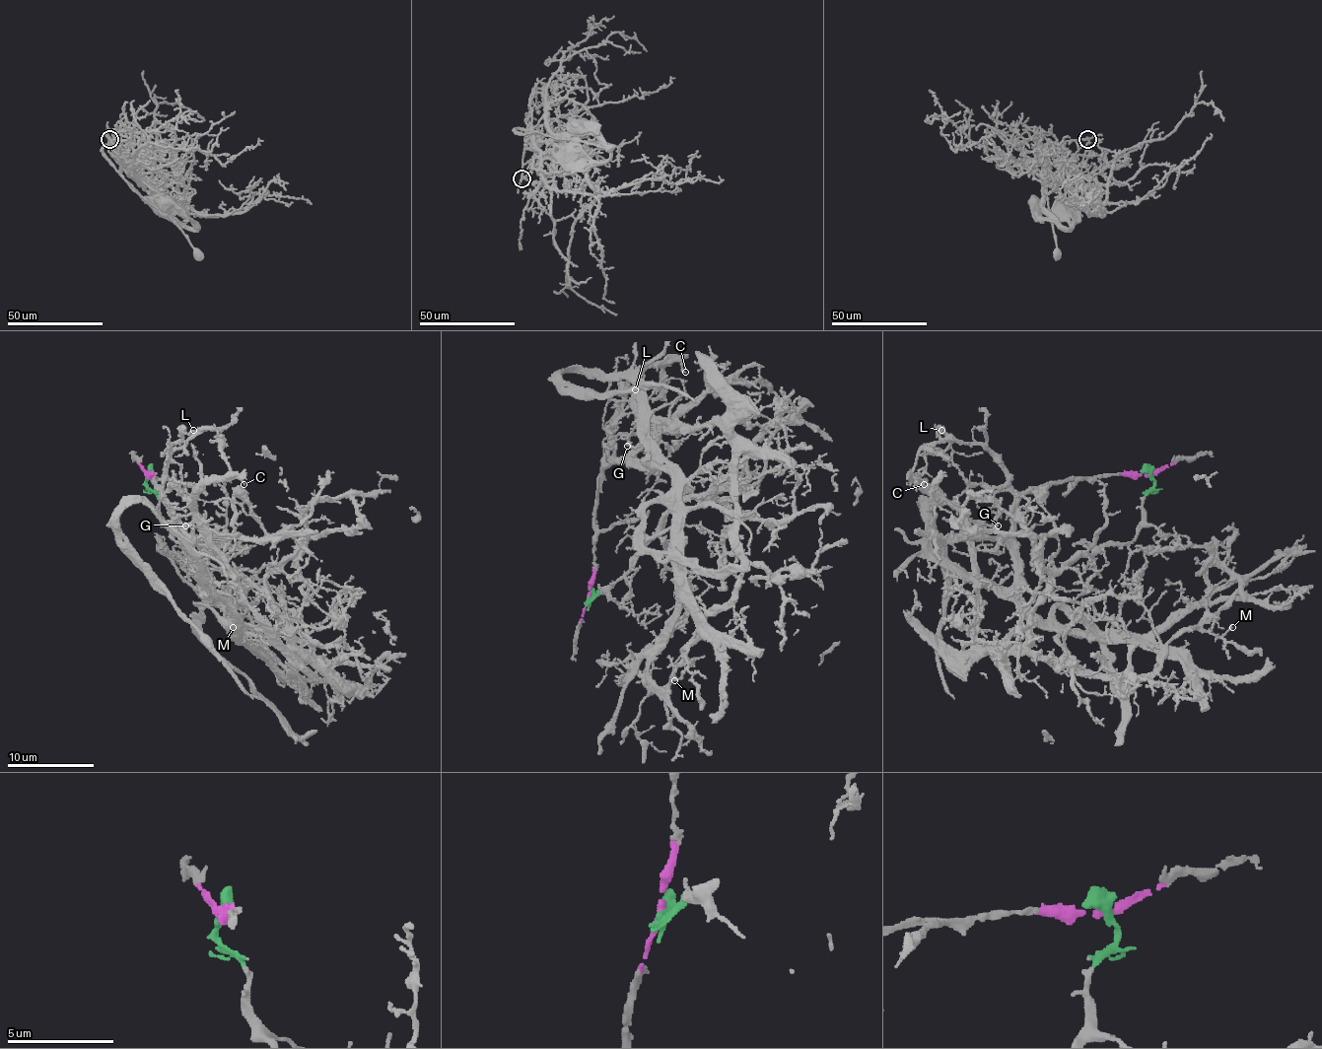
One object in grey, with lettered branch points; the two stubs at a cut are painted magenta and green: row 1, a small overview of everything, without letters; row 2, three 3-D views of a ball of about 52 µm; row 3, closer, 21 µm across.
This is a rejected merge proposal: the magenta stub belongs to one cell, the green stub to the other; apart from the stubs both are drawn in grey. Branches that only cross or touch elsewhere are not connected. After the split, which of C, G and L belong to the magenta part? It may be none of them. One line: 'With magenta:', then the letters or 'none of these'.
With magenta: L

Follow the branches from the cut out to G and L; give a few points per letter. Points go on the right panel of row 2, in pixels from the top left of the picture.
G: (1149, 474), (1137, 537), (1078, 554), (1050, 583), (1026, 639), (1008, 647), (976, 641), (970, 532), (998, 526)
L: (1149, 474), (1065, 478), (1017, 491), (1010, 485), (1008, 472), (978, 444), (961, 444), (941, 431)

